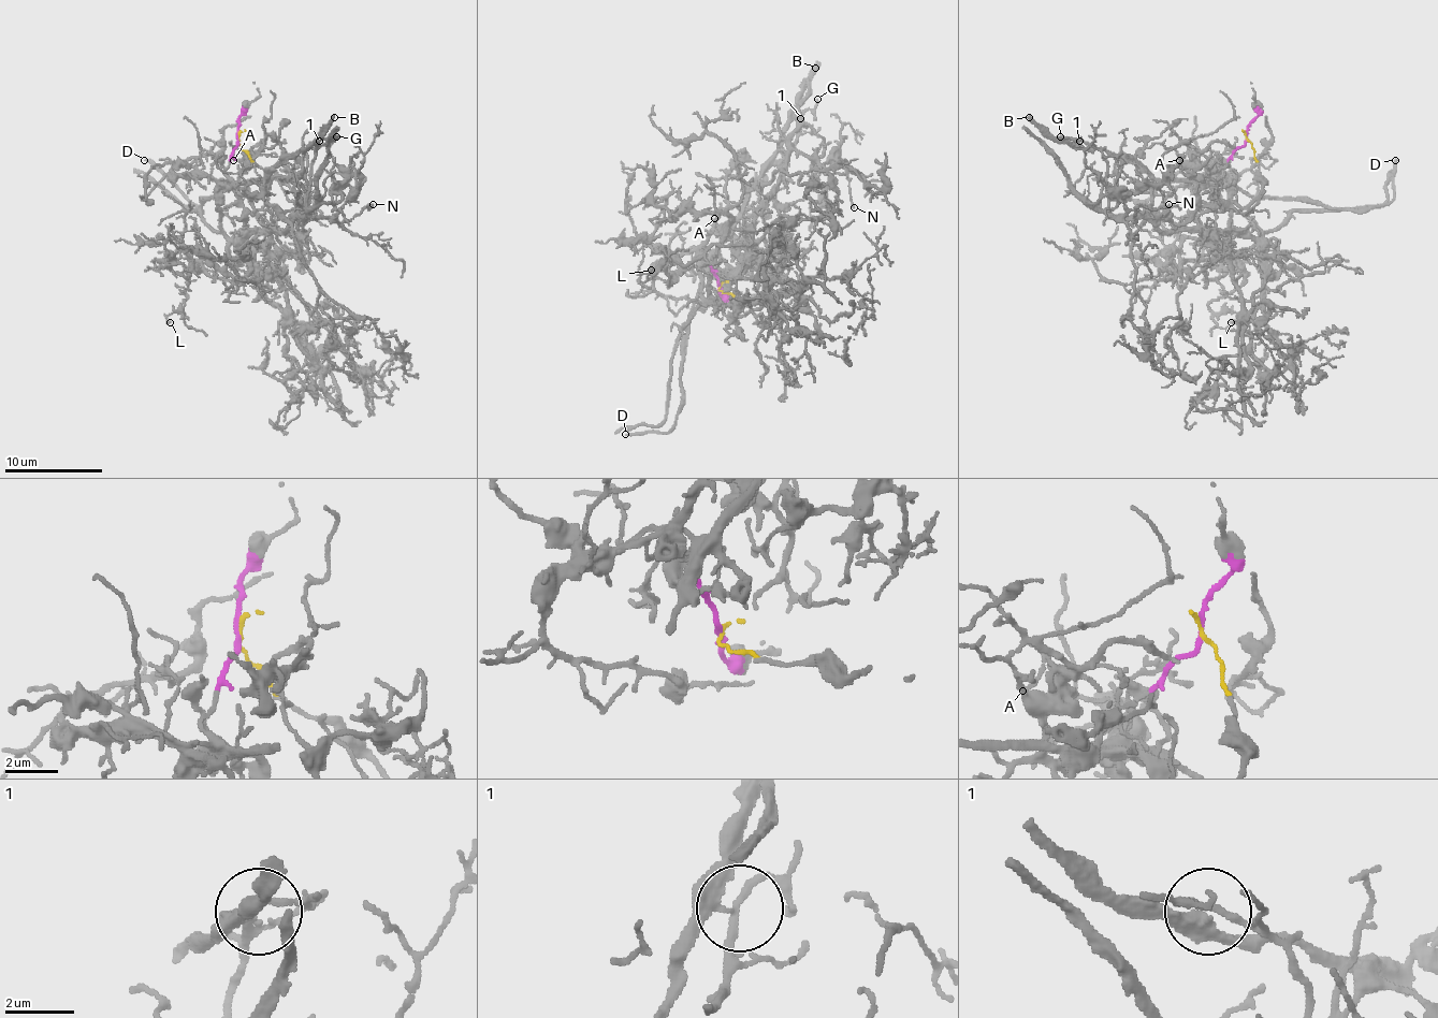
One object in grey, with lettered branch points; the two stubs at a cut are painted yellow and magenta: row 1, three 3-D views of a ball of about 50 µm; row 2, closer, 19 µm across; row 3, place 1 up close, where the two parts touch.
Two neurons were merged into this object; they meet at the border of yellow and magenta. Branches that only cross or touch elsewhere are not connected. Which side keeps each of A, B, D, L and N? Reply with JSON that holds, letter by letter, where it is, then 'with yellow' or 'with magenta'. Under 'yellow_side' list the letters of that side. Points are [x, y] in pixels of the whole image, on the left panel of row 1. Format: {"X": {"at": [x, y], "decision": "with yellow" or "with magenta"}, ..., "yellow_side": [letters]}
{"A": {"at": [233, 160], "decision": "with yellow"}, "B": {"at": [334, 117], "decision": "with magenta"}, "D": {"at": [144, 160], "decision": "with magenta"}, "L": {"at": [170, 322], "decision": "with yellow"}, "N": {"at": [373, 204], "decision": "with yellow"}, "yellow_side": ["A", "L", "N"]}

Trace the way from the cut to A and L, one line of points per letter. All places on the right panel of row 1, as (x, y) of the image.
A: (1245, 136), (1262, 190), (1245, 207), (1157, 227), (1172, 231), (1196, 223), (1216, 154), (1189, 148), (1179, 160)
L: (1245, 136), (1262, 190), (1157, 227), (1214, 236), (1206, 280), (1243, 273), (1208, 304), (1231, 321)

